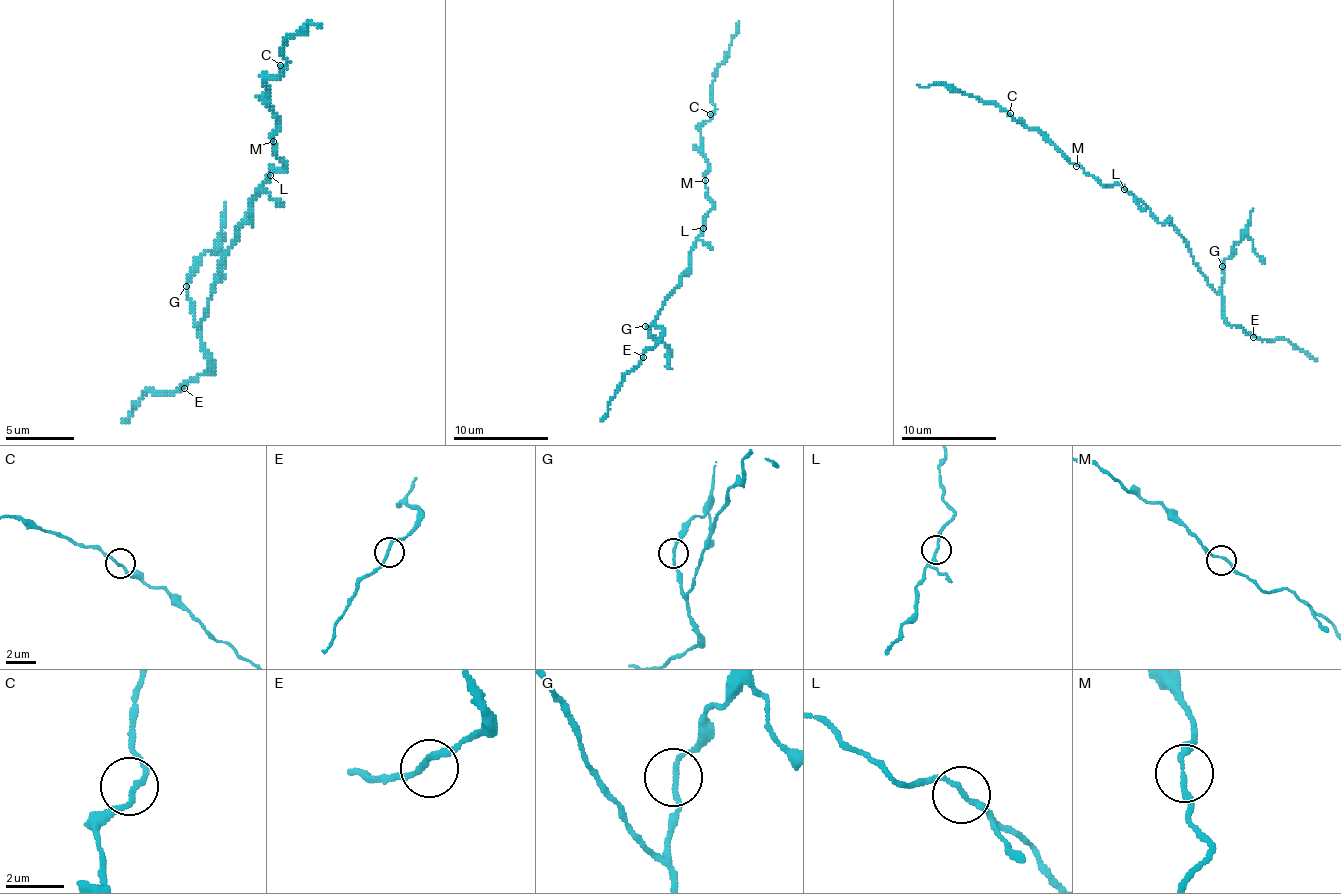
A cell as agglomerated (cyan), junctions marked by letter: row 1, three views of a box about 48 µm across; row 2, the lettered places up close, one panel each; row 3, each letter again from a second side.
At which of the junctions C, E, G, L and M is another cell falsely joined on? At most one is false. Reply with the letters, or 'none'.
G

